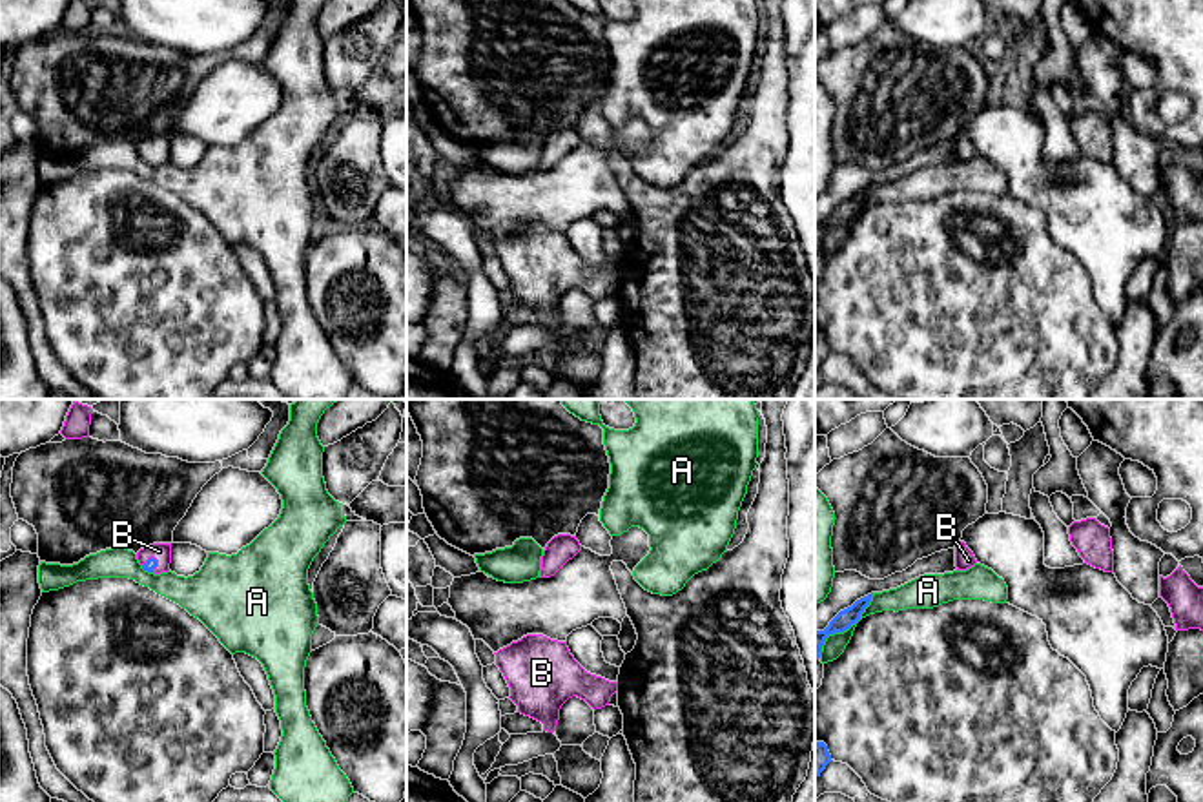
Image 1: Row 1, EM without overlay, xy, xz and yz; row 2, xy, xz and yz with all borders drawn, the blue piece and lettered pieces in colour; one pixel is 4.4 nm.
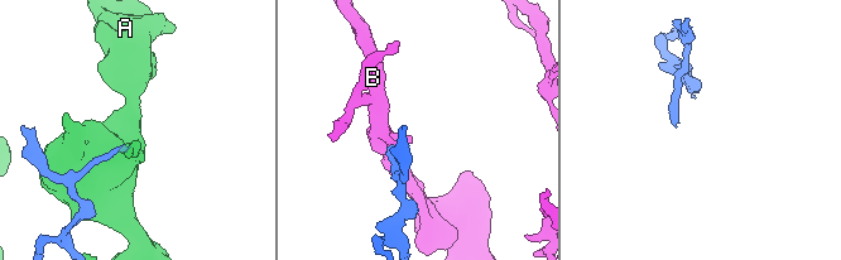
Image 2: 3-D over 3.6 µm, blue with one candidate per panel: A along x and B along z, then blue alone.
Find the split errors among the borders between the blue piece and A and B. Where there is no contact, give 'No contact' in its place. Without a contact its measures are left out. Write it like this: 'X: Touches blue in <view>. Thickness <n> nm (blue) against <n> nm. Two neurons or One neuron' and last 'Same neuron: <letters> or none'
A: Touches blue in yz. Thickness 80 nm (blue) against 100 nm. Two neurons
B: Touches blue in xy. Thickness 50 nm (blue) against 80 nm. One neuron
Same neuron: B

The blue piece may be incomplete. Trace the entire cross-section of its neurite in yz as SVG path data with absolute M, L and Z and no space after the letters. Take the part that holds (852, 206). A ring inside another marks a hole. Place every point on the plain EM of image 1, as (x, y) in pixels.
M871 186L857 191L851 199L840 202L824 222L815 222L815 252L820 250L822 237L829 226L844 224L860 211L860 206L871 193Z

